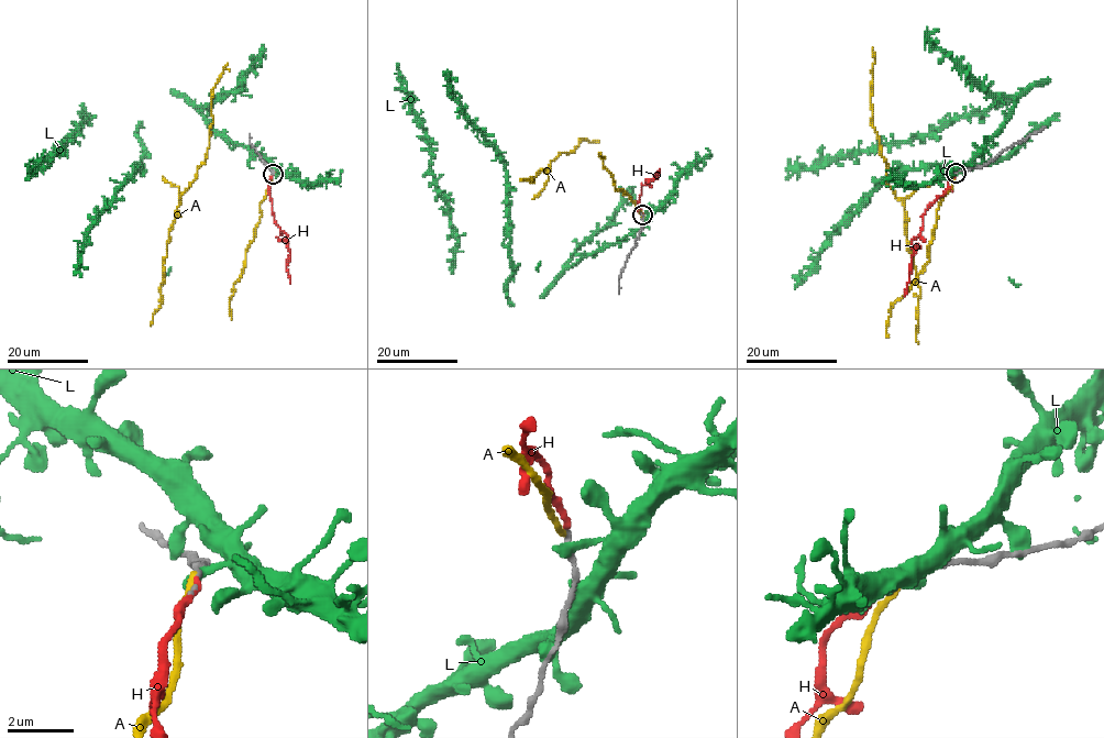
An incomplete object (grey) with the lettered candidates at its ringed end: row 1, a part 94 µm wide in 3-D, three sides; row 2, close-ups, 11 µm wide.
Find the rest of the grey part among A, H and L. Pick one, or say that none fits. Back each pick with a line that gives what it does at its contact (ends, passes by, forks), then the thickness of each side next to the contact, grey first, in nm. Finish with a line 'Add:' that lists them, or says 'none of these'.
Add: none of these

